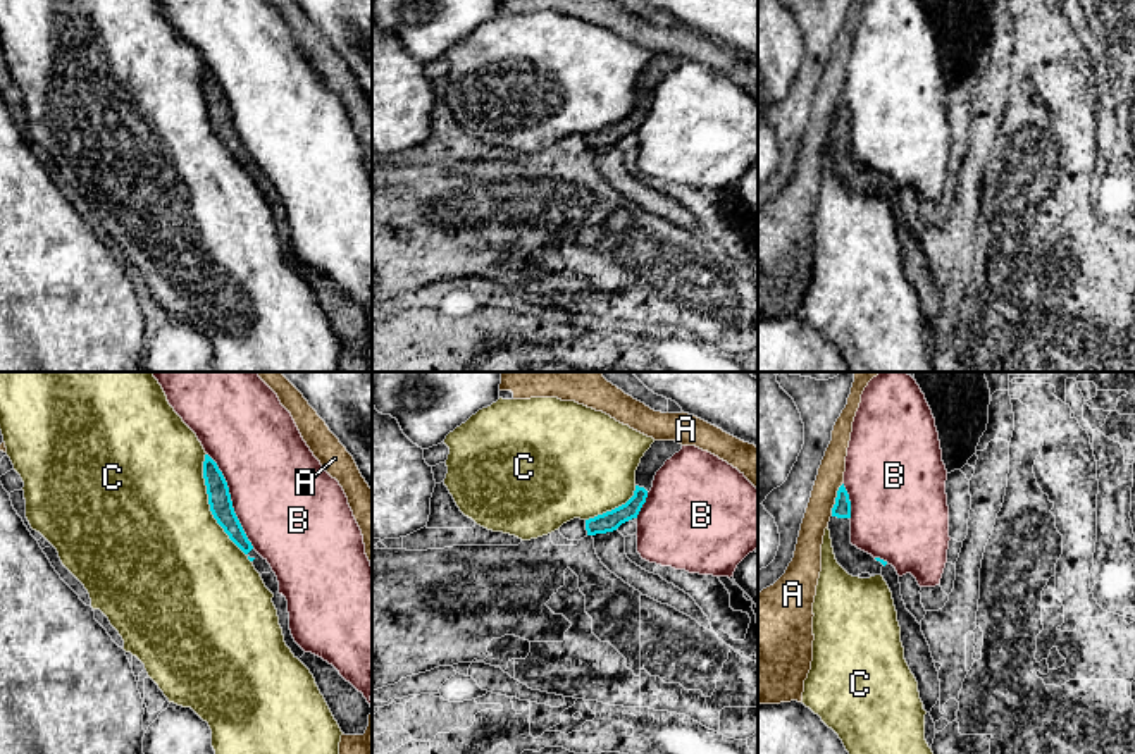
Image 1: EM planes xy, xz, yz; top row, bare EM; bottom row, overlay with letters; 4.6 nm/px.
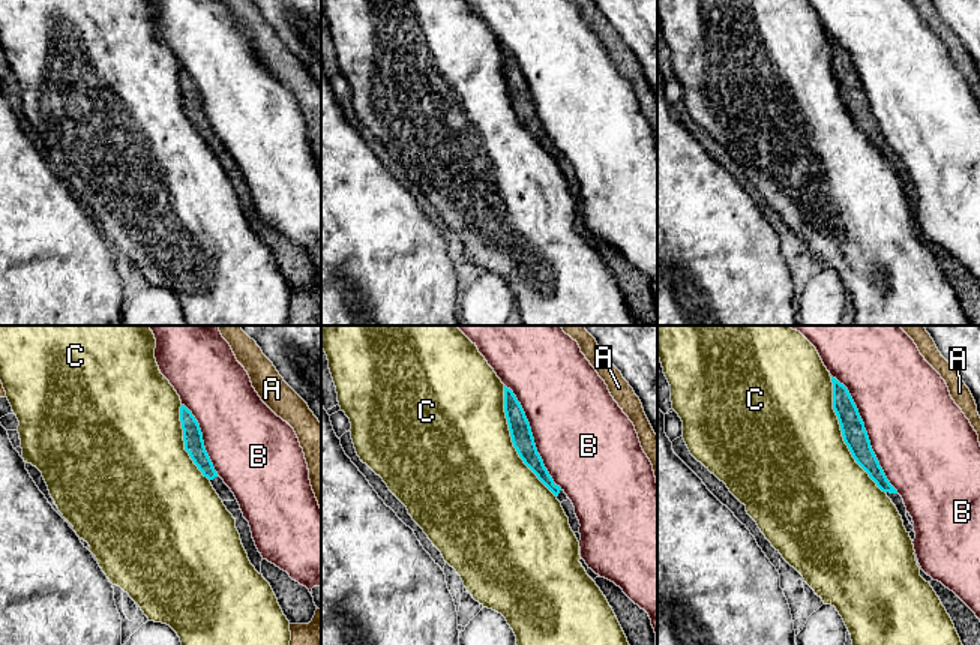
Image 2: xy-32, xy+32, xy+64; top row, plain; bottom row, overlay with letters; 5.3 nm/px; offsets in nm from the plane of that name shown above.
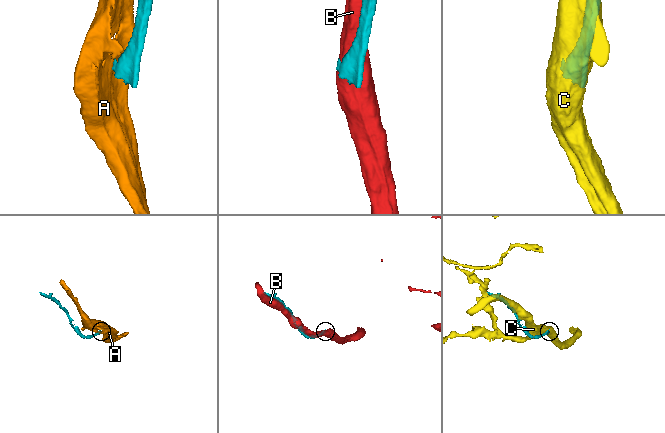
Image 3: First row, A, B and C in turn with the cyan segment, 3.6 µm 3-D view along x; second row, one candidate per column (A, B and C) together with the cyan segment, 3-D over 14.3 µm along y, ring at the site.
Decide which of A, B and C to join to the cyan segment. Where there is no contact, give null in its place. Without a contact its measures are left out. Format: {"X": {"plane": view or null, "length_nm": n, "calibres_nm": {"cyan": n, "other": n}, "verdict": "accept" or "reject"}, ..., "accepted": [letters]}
{"A": {"plane": "yz", "length_nm": 160, "calibres_nm": {"cyan": 80, "other": 130}, "verdict": "reject"}, "B": {"plane": "xy", "length_nm": 500, "calibres_nm": {"cyan": 110, "other": 460}, "verdict": "reject"}, "C": {"plane": "xy", "length_nm": 550, "calibres_nm": {"cyan": 110, "other": 500}, "verdict": "reject"}, "accepted": []}

